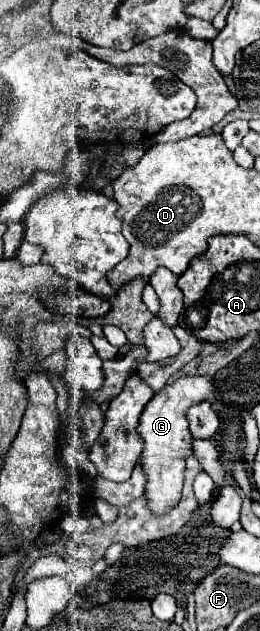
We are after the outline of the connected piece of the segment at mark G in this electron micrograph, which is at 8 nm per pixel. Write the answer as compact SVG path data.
M183 377L171 385L165 385L145 407L141 415L141 423L137 427L139 437L143 439L143 453L141 453L141 469L147 477L145 485L145 499L147 507L155 515L165 515L171 511L181 499L183 487L183 471L185 459L191 455L191 433L187 427L187 407L203 399L213 399L213 381L211 377Z

